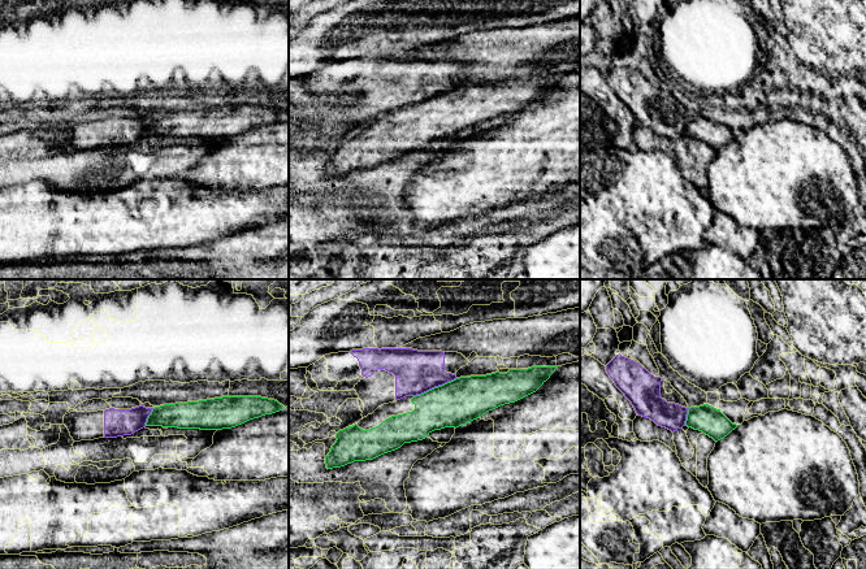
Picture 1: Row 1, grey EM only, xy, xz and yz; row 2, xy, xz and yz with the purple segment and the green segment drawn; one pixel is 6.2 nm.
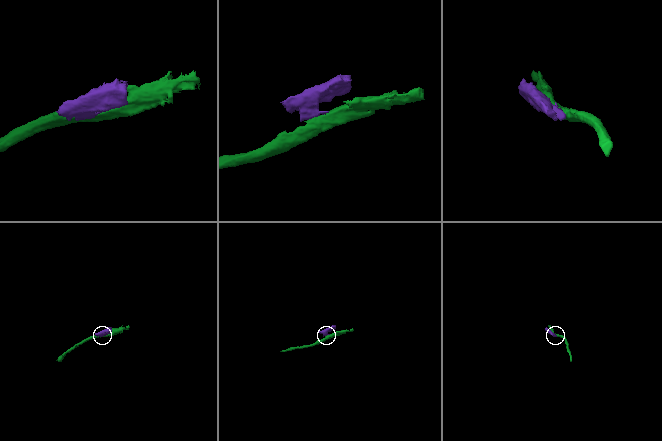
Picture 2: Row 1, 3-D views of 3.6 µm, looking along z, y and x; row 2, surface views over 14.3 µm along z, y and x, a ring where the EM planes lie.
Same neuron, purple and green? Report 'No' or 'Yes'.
No

